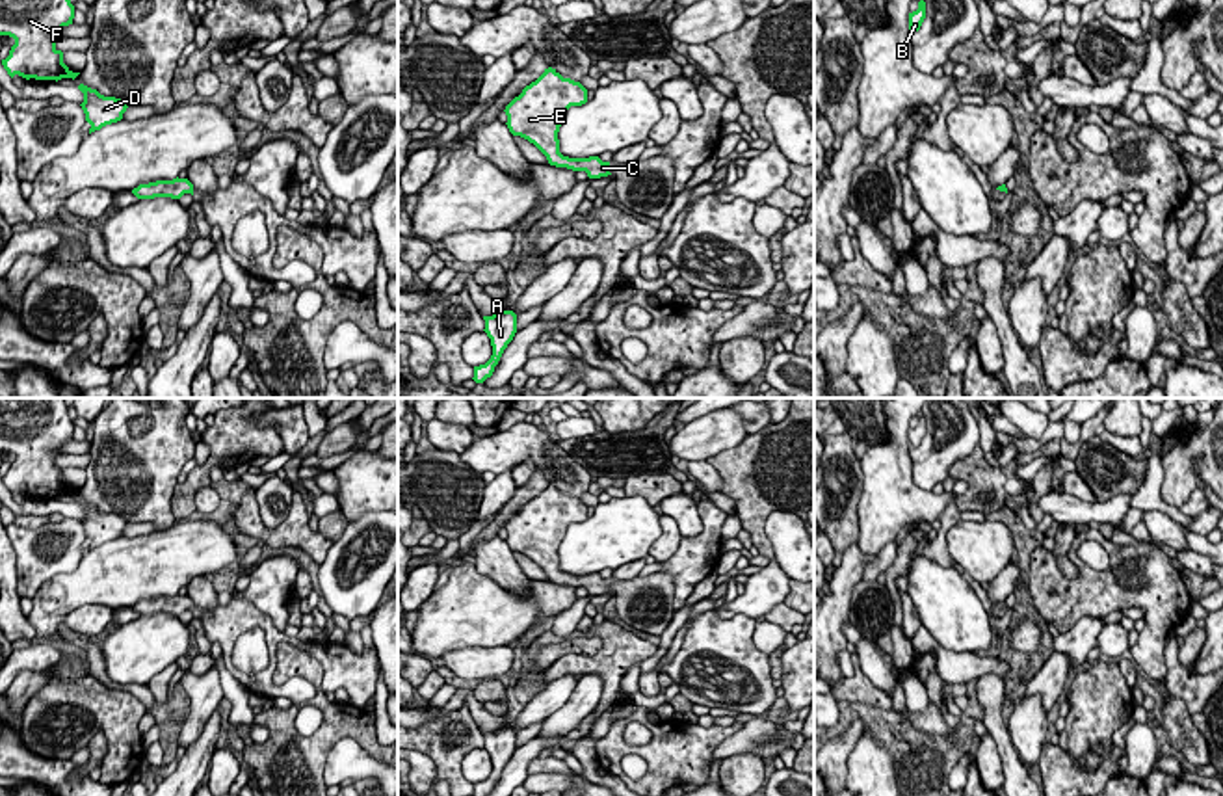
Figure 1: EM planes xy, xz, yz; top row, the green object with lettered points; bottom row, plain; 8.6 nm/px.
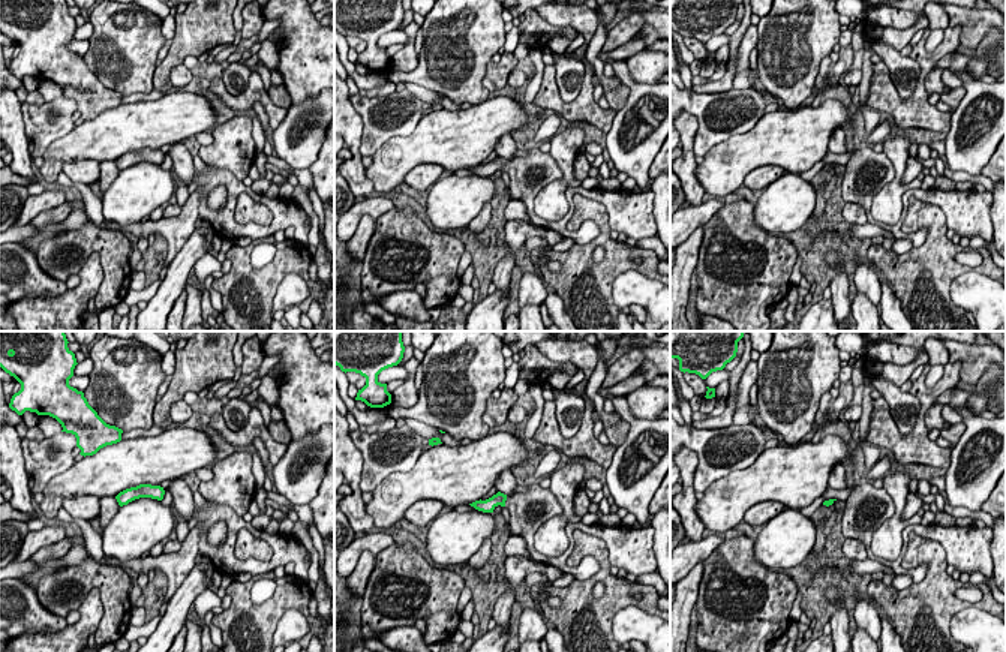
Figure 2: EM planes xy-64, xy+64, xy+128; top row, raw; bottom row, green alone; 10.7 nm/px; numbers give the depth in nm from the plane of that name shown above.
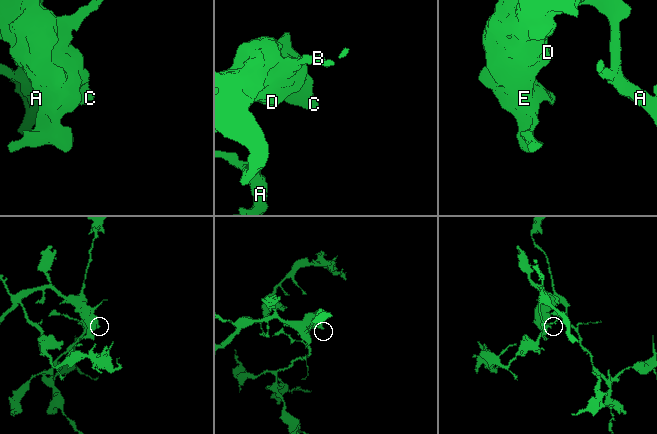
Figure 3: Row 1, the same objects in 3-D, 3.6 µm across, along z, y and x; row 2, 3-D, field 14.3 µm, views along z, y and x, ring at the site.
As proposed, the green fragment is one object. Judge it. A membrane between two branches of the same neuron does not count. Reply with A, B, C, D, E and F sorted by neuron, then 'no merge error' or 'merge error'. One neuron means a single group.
A B C D E F | no merge error

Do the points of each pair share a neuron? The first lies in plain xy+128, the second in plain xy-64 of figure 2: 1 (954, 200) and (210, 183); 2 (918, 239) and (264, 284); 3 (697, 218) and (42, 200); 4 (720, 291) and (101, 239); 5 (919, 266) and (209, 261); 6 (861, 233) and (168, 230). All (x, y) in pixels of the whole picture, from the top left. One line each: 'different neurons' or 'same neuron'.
1: same neuron
2: different neurons
3: same neuron
4: same neuron
5: different neurons
6: same neuron

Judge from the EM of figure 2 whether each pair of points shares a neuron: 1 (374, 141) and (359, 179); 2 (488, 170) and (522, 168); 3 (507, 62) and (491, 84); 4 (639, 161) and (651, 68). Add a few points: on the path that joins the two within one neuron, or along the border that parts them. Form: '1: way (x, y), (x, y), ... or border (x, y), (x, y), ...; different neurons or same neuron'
1: border (363, 120), (362, 156); different neurons
2: way (497, 165), (513, 167); same neuron
3: way (504, 68), (497, 78); same neuron
4: border (624, 65), (634, 81), (654, 84); different neurons

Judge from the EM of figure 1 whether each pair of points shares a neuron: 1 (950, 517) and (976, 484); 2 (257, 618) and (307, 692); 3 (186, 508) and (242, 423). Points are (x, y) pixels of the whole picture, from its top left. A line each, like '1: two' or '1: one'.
1: two
2: one
3: one

